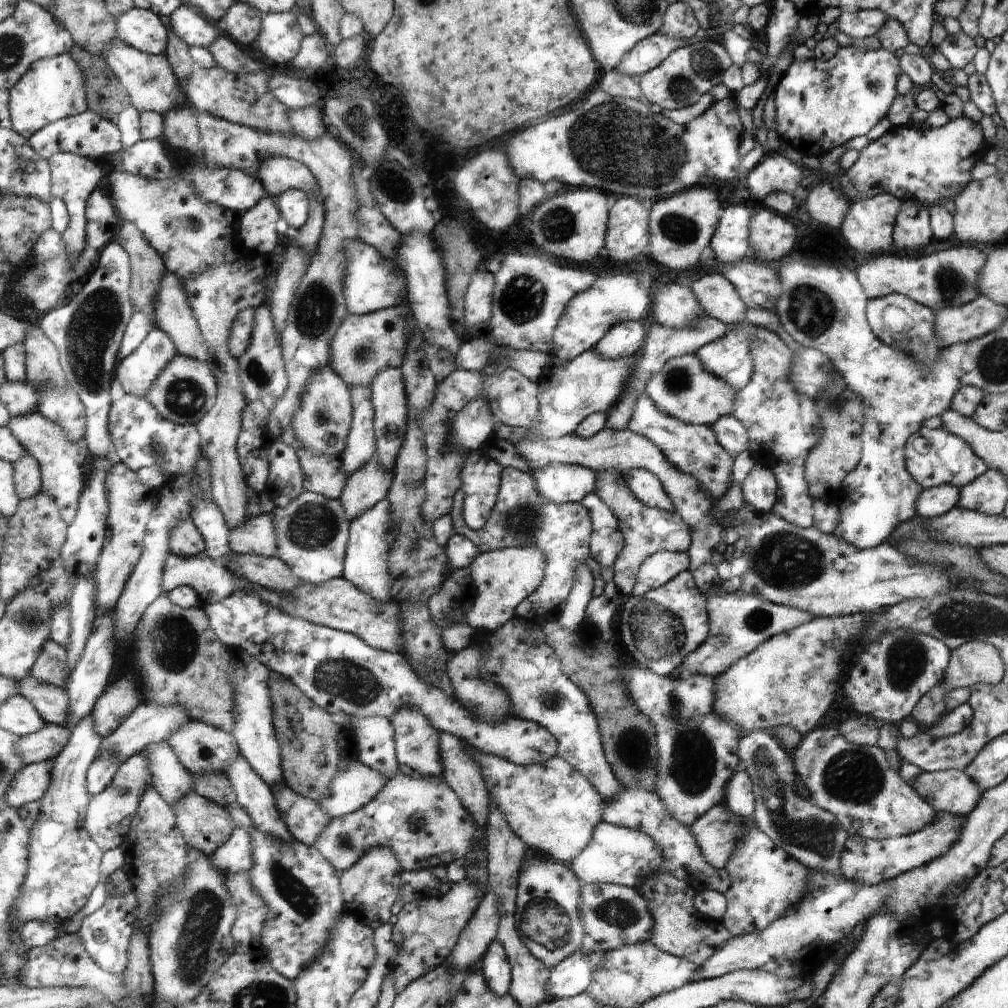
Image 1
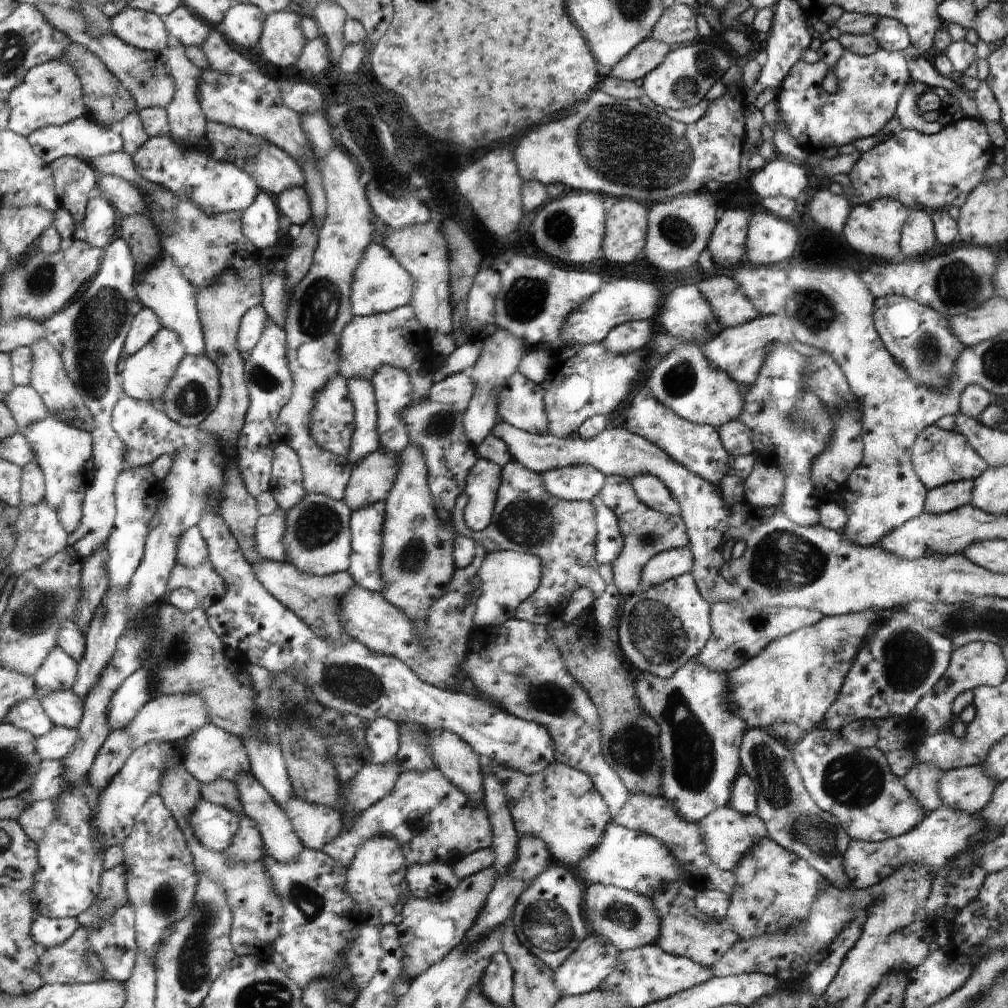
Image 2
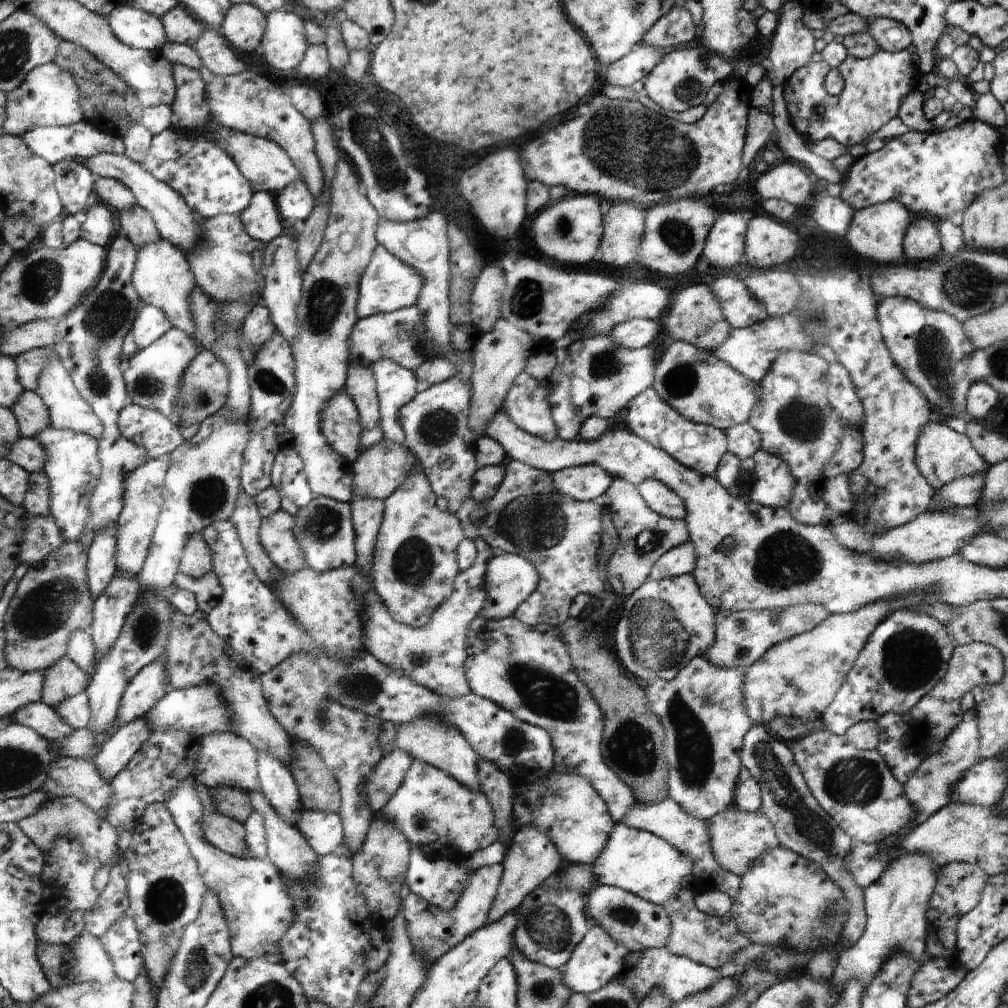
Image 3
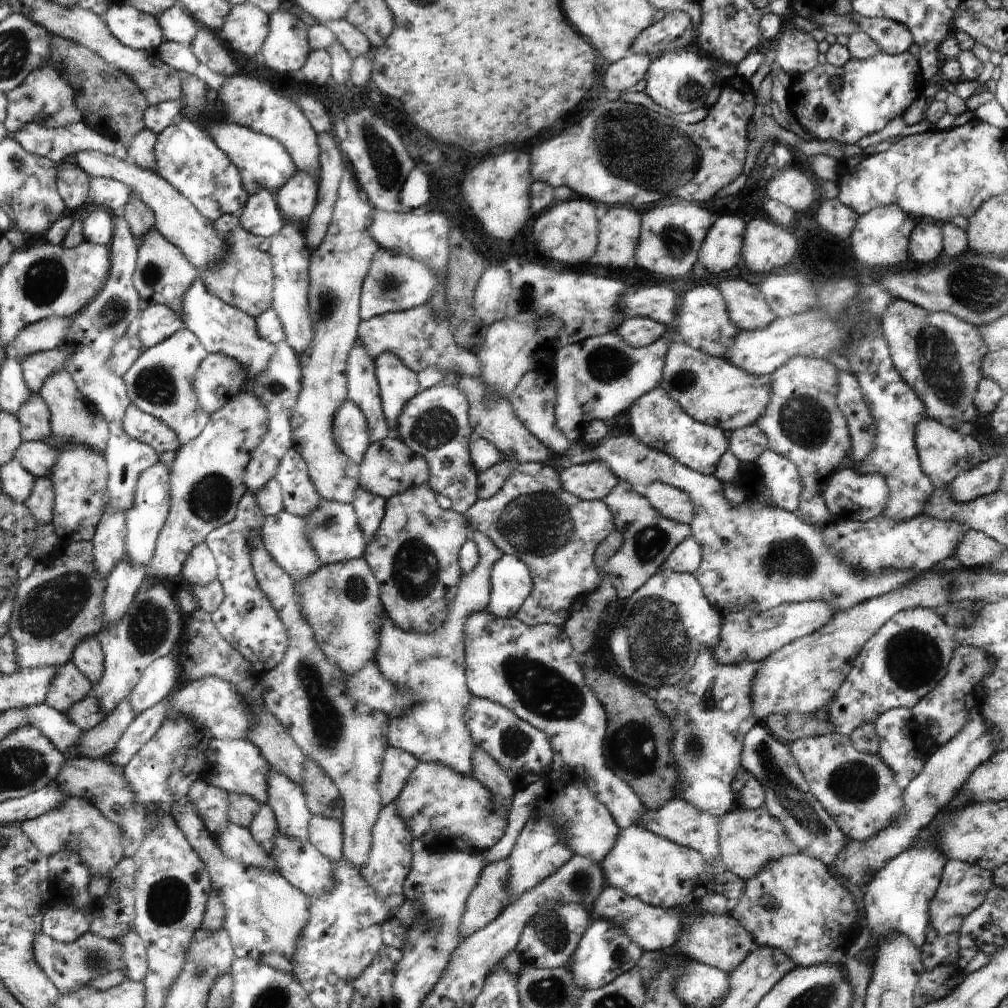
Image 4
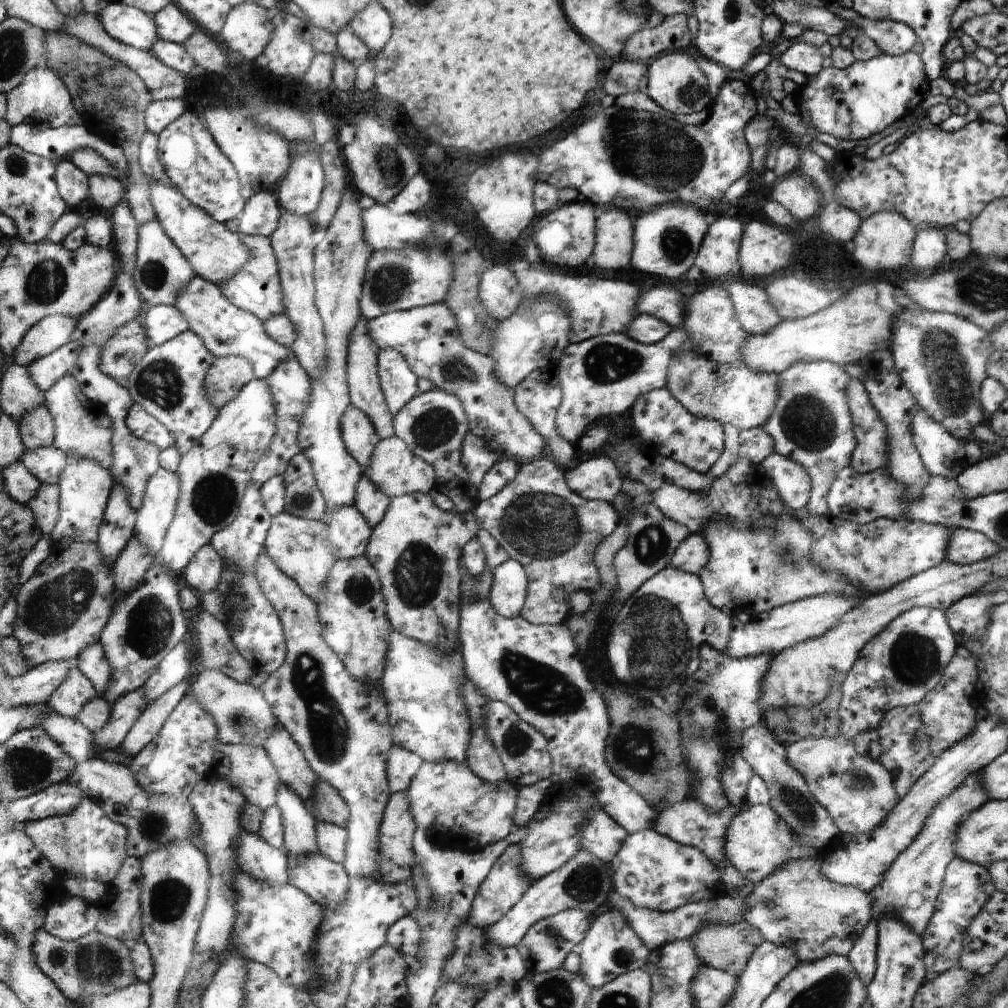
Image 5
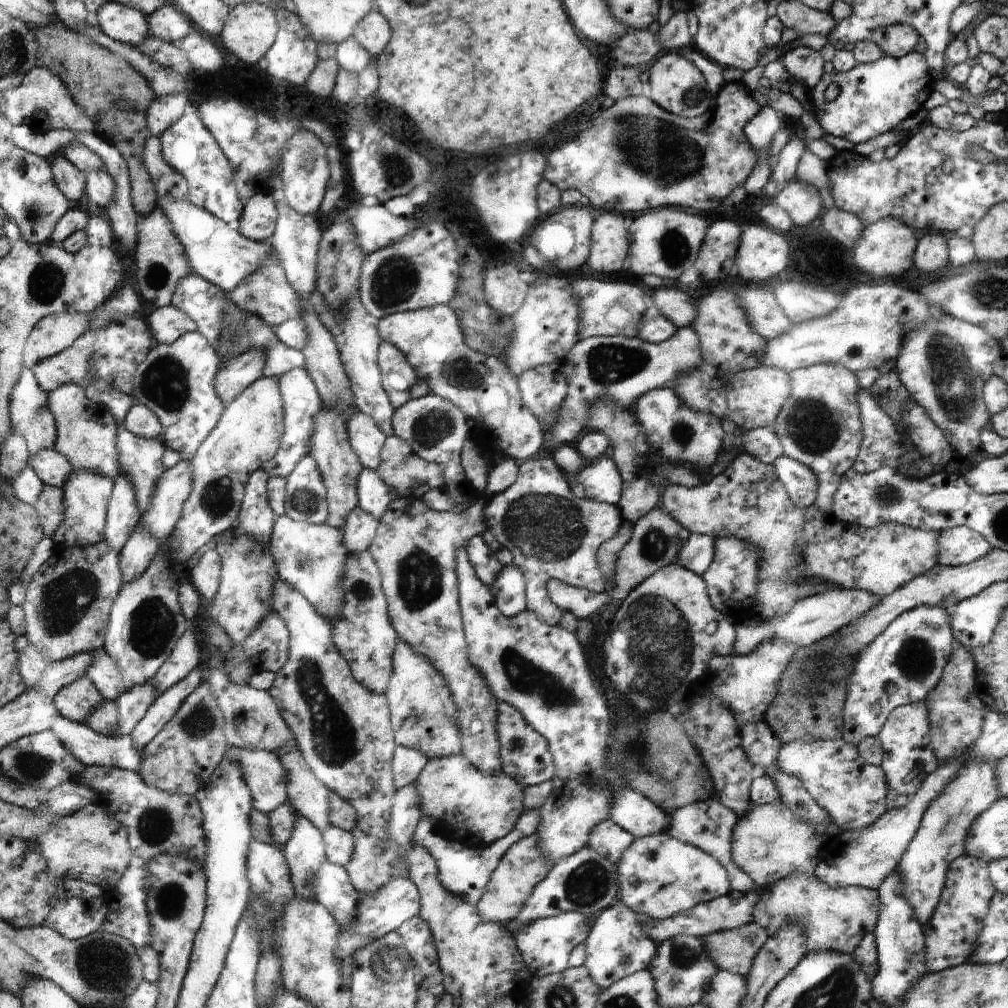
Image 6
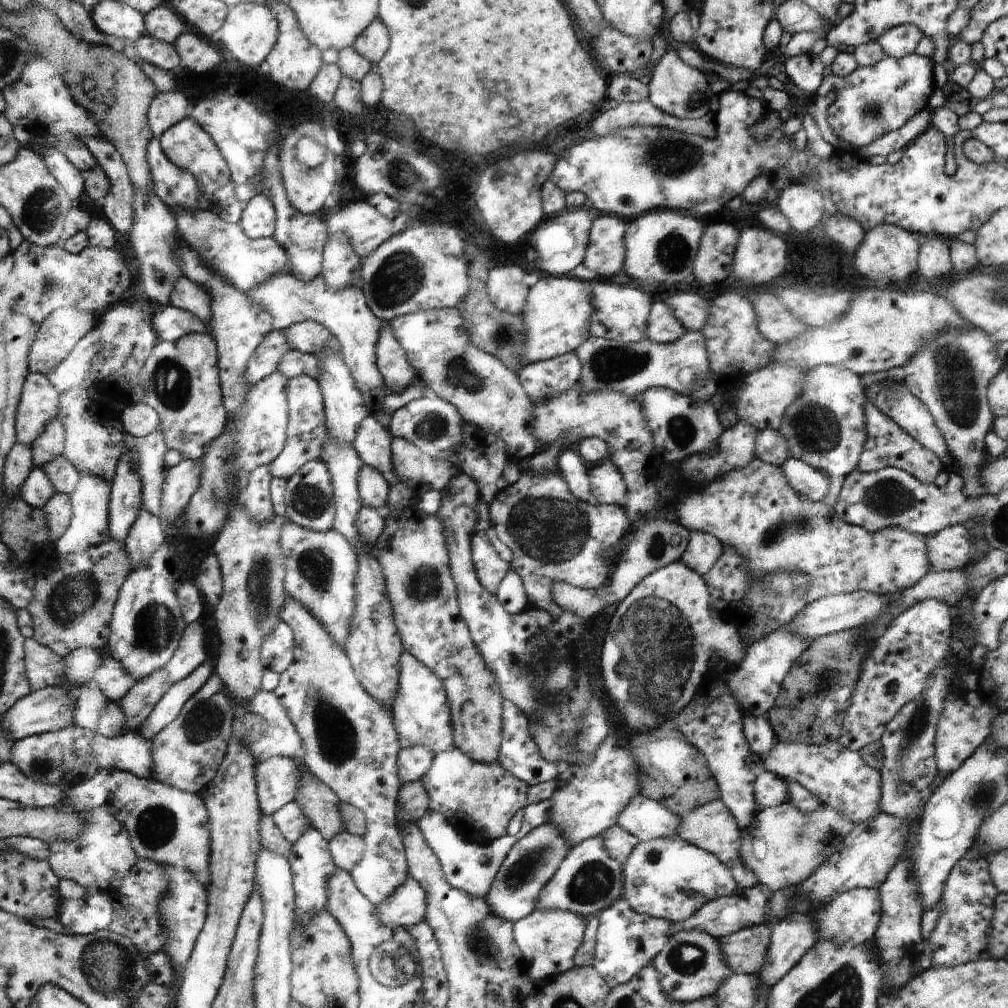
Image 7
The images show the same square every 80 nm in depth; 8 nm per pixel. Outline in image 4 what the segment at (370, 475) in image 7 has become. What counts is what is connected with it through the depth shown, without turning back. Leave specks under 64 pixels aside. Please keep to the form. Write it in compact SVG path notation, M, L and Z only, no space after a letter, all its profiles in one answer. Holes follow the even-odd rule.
M358 486L351 505L360 519L365 539L370 542L371 538L376 536L376 532L381 528L381 522L385 518L385 510L388 508L387 499L374 494L371 490Z

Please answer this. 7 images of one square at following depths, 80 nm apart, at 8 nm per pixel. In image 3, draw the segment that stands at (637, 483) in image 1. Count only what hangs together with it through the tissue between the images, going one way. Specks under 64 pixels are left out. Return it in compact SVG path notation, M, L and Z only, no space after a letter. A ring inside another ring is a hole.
M647 479L637 486L640 496L654 512L671 519L685 520L687 508L681 496L656 479Z

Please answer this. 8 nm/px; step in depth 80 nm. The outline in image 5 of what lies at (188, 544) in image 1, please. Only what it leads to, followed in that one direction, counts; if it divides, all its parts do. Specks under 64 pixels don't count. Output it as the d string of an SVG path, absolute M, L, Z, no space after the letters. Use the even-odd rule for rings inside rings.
M210 544L204 546L182 571L186 584L200 593L218 590L224 562Z

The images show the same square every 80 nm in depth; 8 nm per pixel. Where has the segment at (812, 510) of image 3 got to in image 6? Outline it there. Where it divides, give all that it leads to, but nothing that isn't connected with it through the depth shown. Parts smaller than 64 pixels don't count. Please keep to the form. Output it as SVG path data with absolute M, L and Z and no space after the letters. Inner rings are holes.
M825 363L798 368L788 374L793 393L770 429L782 444L782 454L804 464L817 476L817 501L813 505L830 516L842 478L853 469L864 441L864 424L857 402L858 379L844 366Z

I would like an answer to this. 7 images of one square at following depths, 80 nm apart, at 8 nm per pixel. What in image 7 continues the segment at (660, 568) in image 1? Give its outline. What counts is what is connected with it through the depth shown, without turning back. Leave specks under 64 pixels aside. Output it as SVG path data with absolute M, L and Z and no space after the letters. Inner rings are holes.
M691 531L689 544L681 561L692 567L699 575L706 576L723 556L721 539L710 533Z

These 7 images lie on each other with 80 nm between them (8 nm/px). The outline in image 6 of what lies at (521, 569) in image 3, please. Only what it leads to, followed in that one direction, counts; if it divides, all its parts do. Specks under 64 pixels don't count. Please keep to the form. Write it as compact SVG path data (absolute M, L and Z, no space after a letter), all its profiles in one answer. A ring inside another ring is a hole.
M505 563L491 587L503 616L512 618L526 609L524 574L516 564Z

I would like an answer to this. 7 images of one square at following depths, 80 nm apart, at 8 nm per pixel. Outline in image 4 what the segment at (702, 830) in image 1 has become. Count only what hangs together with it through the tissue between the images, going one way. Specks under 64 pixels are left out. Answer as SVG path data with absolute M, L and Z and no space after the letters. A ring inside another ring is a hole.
M764 806L757 809L735 808L721 817L720 847L722 862L741 879L751 879L769 862L793 855L799 848L793 843L781 822Z

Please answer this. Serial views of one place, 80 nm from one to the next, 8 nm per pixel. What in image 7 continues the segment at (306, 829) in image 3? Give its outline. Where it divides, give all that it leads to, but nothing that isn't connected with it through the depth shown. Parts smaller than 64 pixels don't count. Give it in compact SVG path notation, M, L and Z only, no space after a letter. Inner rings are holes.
M346 831L331 838L328 842L330 854L335 865L348 872L361 861L367 848L367 844L361 836L353 835Z

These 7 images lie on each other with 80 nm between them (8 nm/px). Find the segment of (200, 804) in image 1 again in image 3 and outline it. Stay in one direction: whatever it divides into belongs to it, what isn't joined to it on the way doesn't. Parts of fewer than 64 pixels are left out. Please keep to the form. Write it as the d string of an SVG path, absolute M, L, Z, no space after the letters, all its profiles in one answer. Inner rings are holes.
M216 812L204 815L203 829L208 842L216 848L238 858L250 858L247 851L245 826L240 821Z

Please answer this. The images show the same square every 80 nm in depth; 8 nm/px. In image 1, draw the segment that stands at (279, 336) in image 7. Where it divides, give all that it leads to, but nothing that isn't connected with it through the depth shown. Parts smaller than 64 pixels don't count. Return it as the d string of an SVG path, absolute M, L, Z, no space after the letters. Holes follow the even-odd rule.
M182 354L174 357L151 389L148 399L162 416L179 425L196 424L214 406L217 382L211 368L198 359Z

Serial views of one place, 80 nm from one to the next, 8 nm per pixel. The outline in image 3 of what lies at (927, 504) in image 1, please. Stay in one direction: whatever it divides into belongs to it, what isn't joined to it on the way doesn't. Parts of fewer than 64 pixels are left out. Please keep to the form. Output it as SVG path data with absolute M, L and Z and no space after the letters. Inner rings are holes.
M972 473L942 486L934 496L933 508L950 511L976 505L985 492L985 474Z

